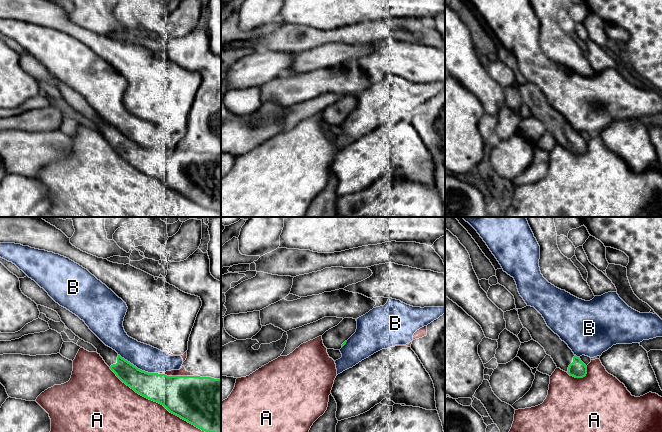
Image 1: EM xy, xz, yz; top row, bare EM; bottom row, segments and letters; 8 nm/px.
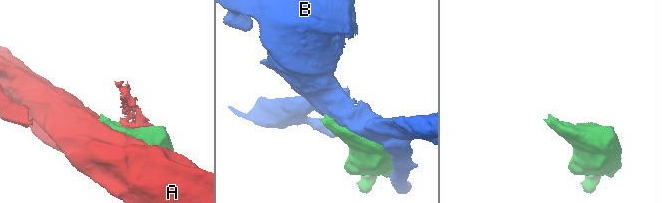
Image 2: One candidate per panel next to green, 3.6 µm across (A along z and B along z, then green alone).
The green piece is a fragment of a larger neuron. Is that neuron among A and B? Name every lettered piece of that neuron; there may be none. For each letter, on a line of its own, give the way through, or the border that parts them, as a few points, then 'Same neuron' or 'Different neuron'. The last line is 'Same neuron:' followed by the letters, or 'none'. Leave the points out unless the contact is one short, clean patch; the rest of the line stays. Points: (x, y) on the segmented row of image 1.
A: Different neuron
B: Different neuron
Same neuron: none

